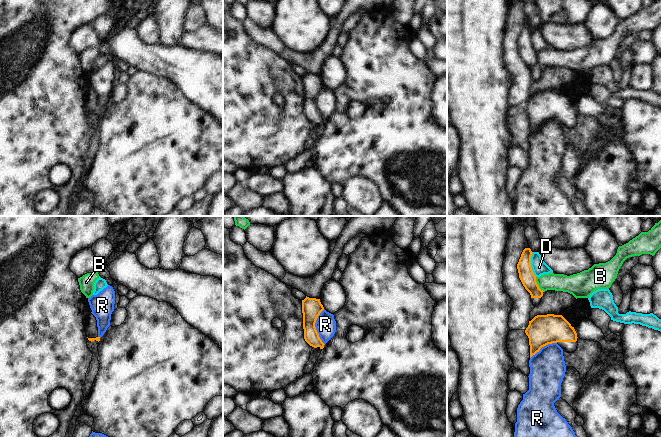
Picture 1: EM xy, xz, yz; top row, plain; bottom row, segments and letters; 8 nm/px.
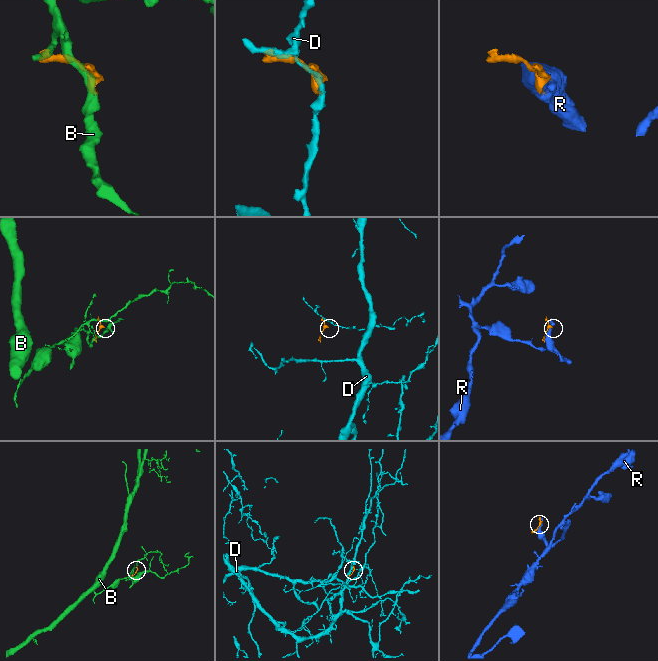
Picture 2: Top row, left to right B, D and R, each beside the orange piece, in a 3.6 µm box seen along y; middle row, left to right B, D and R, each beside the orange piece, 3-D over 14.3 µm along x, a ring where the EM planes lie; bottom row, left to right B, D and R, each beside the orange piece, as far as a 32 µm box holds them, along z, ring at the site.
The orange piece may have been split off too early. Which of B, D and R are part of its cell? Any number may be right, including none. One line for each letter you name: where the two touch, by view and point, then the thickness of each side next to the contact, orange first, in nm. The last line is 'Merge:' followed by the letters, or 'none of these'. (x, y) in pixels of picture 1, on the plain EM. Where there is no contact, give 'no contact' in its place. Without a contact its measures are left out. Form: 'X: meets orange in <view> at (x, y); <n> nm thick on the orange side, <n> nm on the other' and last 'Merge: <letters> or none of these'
Merge: none of these

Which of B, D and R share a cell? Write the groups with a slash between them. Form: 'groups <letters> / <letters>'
groups B / D / R

